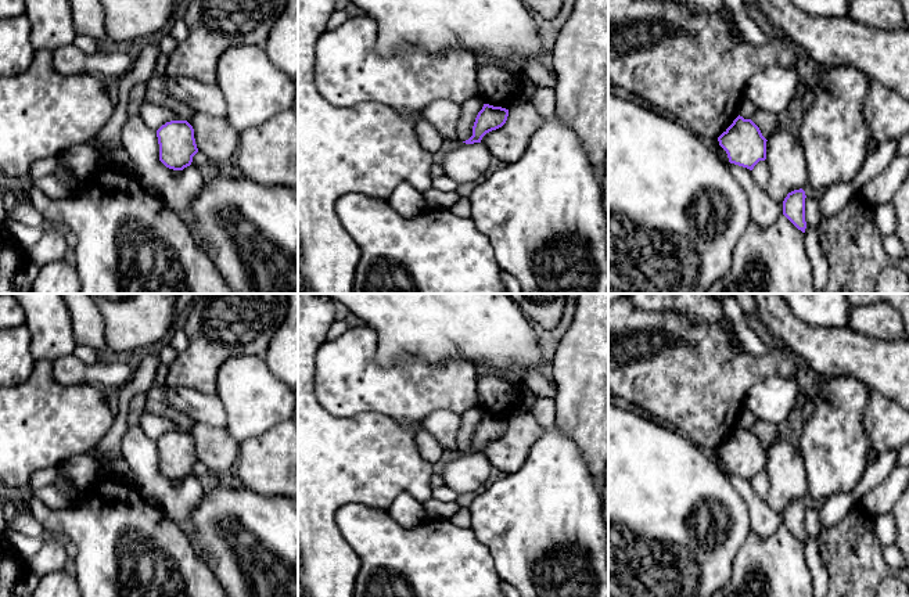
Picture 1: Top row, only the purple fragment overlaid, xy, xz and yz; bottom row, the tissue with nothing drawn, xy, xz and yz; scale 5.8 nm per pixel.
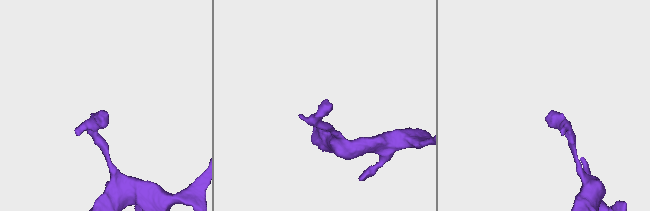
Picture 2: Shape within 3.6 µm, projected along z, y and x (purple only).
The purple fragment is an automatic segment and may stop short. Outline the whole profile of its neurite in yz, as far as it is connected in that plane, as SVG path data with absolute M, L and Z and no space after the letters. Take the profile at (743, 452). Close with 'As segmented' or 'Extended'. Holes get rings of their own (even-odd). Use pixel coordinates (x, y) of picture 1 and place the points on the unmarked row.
M737 427L718 447L719 456L726 461L729 472L750 481L759 471L766 470L766 449L751 431Z. As segmented

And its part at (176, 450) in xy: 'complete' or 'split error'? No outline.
complete

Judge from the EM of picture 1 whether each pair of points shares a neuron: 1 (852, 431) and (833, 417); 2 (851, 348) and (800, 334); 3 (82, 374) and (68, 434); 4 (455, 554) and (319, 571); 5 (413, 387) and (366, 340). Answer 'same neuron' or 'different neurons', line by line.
1: same neuron
2: same neuron
3: different neurons
4: different neurons
5: same neuron

